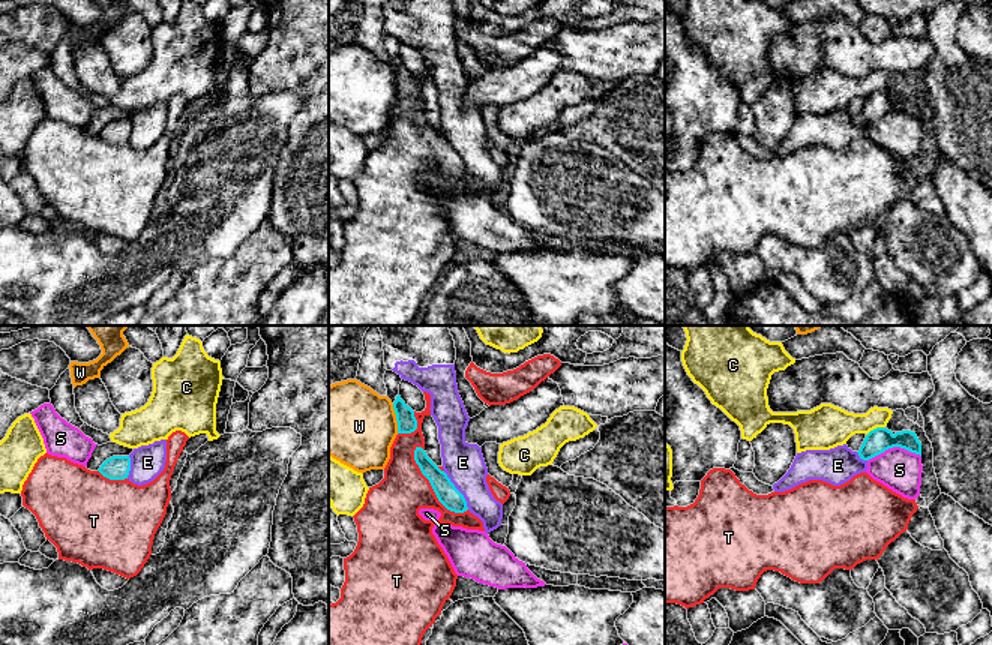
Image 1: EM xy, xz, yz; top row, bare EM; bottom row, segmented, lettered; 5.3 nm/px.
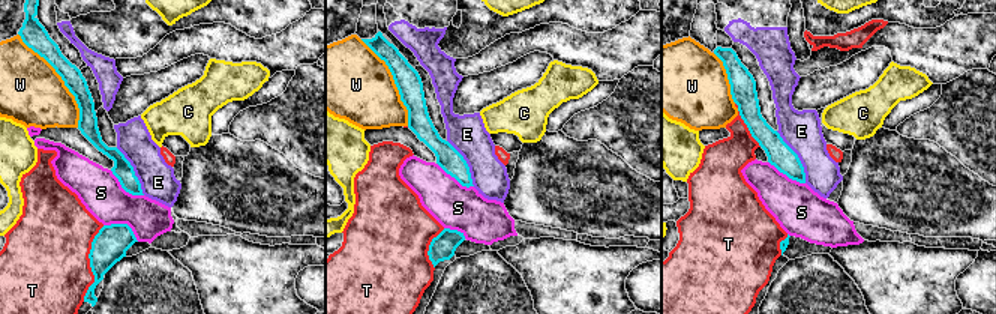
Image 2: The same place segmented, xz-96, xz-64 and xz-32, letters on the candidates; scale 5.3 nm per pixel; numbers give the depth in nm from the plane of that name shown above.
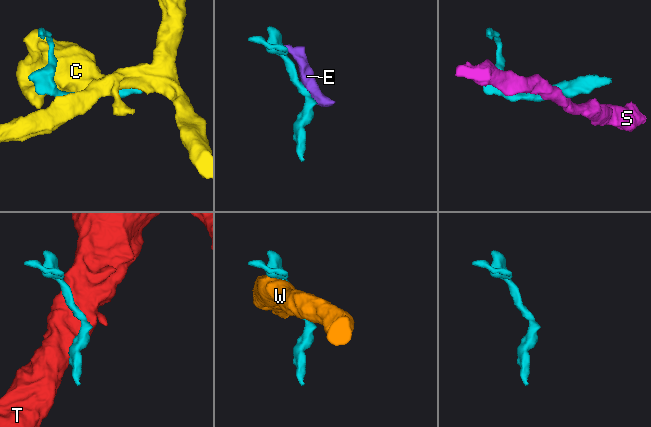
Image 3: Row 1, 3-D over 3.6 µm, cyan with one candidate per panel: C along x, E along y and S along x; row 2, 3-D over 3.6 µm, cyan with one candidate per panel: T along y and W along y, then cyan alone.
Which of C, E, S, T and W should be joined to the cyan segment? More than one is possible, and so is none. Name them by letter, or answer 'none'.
none

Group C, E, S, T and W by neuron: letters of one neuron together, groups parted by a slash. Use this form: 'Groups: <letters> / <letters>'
Groups: C / E / S / T / W

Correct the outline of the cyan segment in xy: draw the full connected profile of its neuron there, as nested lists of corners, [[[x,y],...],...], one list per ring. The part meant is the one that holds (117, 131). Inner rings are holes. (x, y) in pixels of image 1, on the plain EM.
[[[113,120],[107,123],[98,135],[110,144],[125,144],[131,135],[131,122]]]

